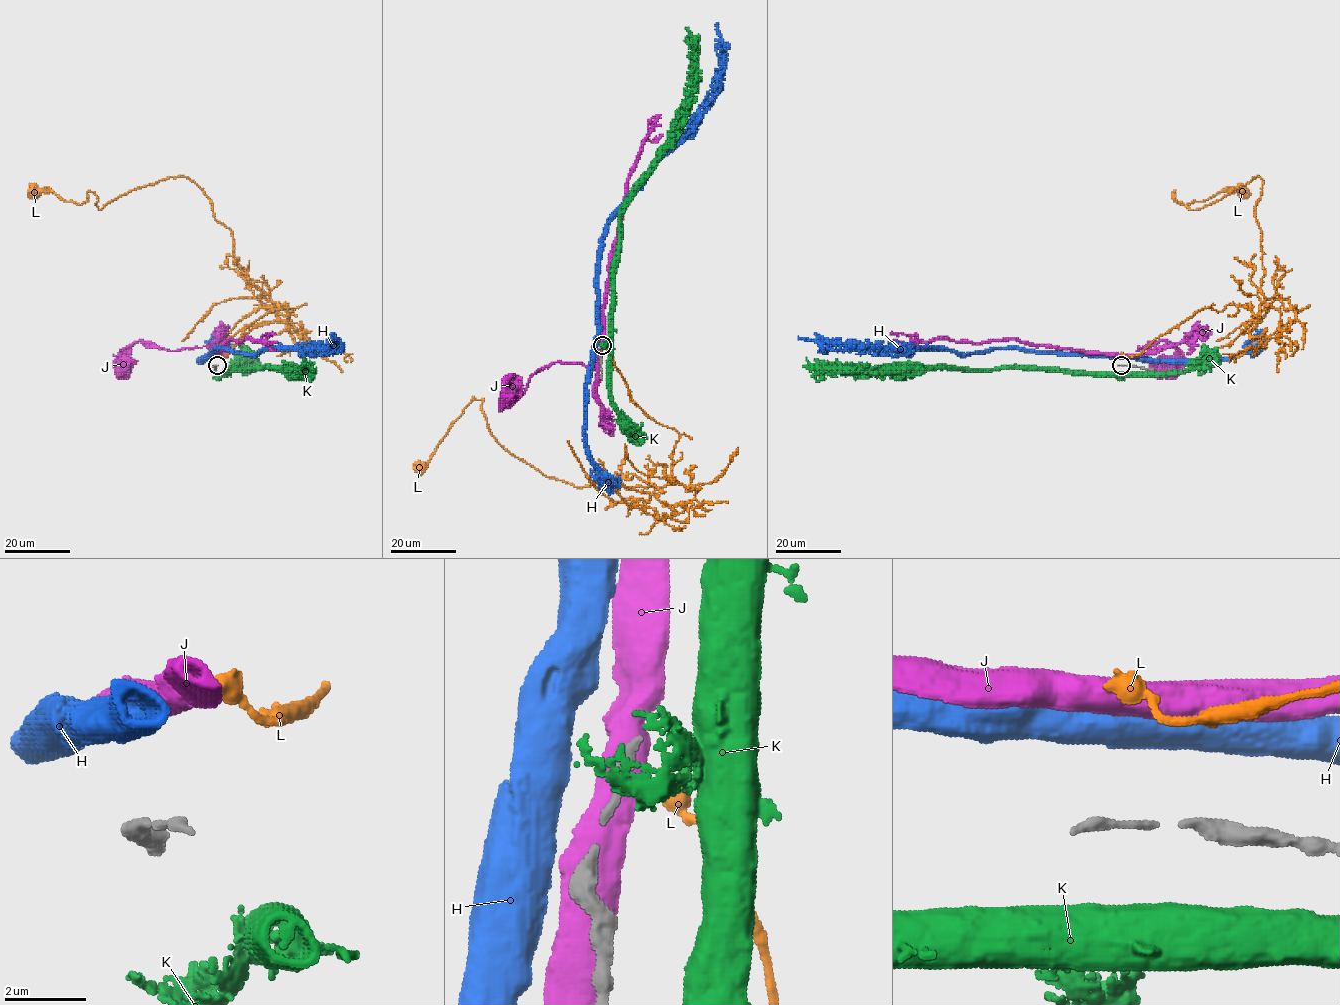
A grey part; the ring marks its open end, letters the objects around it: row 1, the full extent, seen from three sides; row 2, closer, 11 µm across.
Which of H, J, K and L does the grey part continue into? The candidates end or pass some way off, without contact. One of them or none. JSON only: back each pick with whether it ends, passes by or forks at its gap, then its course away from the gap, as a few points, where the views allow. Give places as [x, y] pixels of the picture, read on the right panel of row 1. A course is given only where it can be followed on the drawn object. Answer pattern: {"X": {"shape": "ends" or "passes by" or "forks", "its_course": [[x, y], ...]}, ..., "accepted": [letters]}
{"L": {"shape": "ends", "its_course": [[1122, 355], [1203, 307], [1257, 315], [1262, 180], [1202, 207], [1173, 193], [1185, 204], [1243, 197]]}, "accepted": ["L"]}

